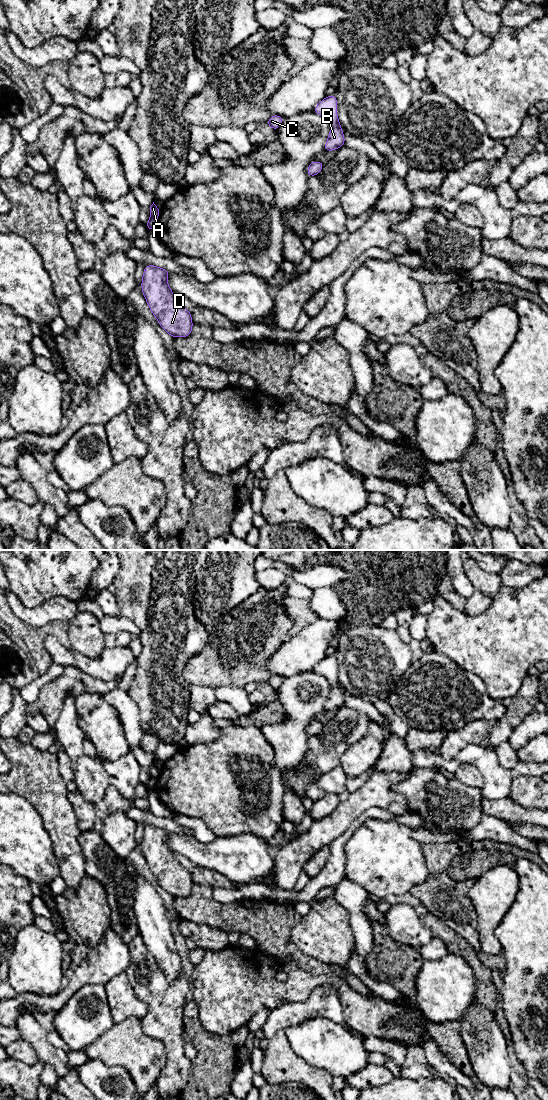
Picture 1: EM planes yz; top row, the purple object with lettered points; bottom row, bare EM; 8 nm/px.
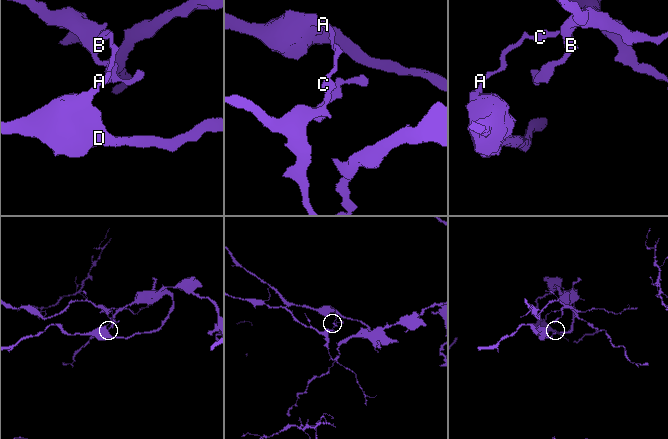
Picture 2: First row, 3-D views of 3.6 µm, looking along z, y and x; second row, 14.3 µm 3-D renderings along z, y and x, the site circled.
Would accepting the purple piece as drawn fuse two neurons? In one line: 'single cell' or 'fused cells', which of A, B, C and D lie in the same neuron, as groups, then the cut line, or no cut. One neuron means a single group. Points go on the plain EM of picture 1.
fused cells; groups A B C / D; cut yz (151, 776), (156, 779)

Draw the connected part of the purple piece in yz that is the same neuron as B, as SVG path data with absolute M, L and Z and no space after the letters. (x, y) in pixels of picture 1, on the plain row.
M335 654L326 656L318 663L313 672L325 677L330 684L331 691L324 706L324 711L329 712L345 705L345 698L337 677L337 658Z

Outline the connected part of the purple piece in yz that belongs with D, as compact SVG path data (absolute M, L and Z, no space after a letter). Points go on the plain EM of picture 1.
M145 825L144 834L141 842L143 855L159 885L173 898L188 897L192 892L193 882L191 873L173 856L173 851L167 844L166 839L170 832L166 829Z

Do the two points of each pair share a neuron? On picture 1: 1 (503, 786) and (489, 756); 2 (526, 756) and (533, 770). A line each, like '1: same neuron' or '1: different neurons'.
1: same neuron
2: different neurons

